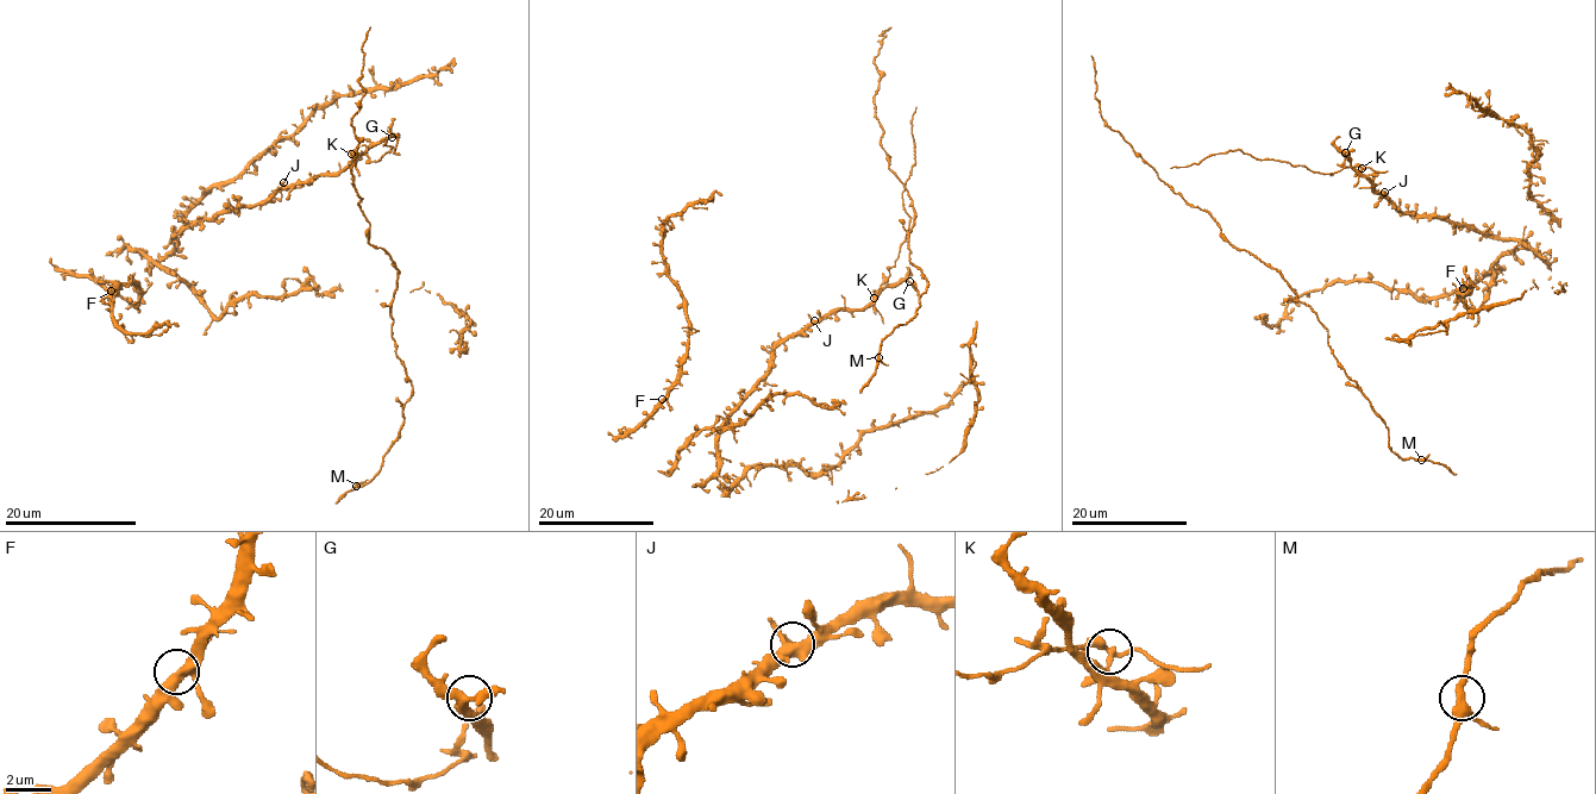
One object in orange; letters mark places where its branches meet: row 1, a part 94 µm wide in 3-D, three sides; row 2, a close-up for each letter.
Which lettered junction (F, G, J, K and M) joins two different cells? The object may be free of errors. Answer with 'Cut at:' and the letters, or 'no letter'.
Cut at: K

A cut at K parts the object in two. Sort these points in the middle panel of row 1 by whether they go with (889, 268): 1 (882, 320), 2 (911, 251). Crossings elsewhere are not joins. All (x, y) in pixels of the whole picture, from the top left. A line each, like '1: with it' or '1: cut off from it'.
1: with it
2: cut off from it

